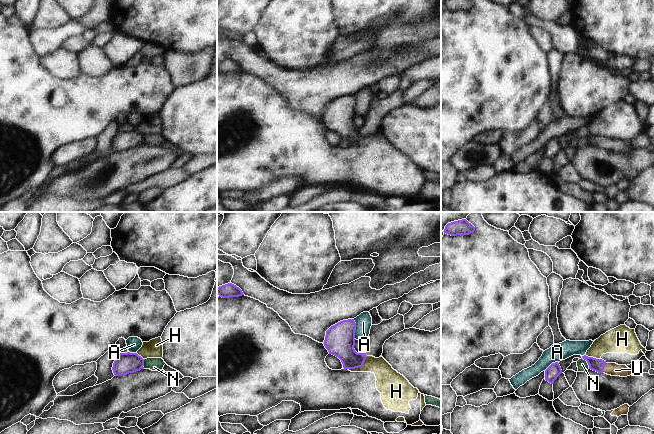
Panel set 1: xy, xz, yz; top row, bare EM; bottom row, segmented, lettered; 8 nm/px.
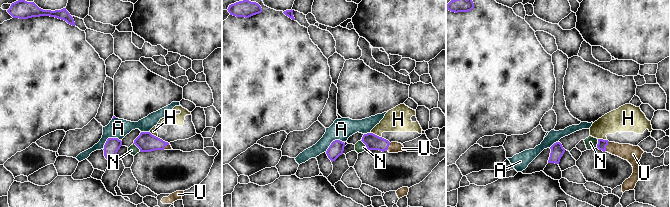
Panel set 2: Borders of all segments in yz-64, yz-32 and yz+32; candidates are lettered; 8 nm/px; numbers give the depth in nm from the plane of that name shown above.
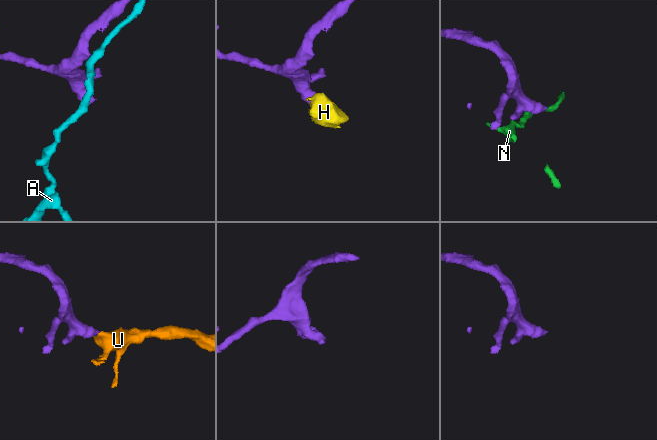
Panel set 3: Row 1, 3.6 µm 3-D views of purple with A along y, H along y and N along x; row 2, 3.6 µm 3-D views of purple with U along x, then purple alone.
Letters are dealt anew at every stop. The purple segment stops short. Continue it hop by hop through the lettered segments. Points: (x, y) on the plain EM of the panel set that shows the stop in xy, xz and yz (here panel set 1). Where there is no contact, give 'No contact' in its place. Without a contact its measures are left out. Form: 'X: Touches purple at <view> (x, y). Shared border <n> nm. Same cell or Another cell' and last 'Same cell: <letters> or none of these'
A: Touches purple at xz (355, 105). Shared border 170 nm. Another cell
H: Touches purple at xz (360, 142). Shared border 190 nm. Another cell
N: Touches purple at yz (587, 138). Shared border 110 nm. Another cell
U: Touches purple at yz (603, 144). Shared border 90 nm. Same cell
Same cell: U.

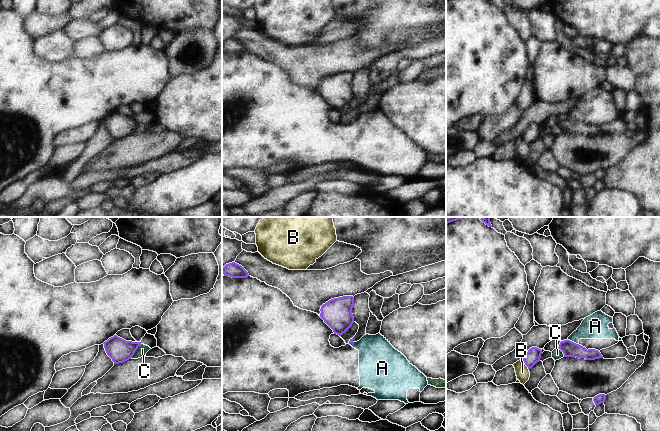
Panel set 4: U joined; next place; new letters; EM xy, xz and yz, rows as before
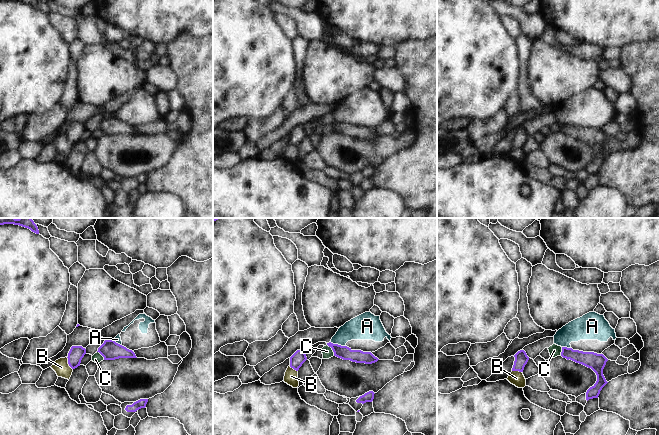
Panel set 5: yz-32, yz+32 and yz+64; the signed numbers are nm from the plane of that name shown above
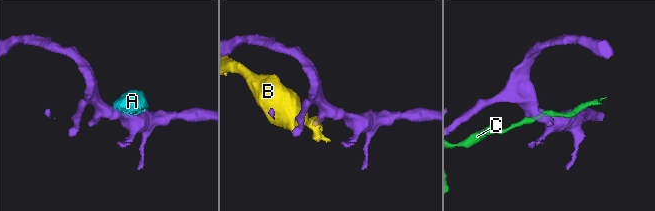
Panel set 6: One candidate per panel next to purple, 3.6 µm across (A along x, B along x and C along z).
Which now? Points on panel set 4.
A: Touches purple at yz (573, 118). Shared border 100 nm. Another cell
B: Touches purple at yz (525, 140). Shared border 100 nm. Another cell
C: Touches purple at xy (135, 126). Shared border 150 nm. Another cell
Same cell: none of these.

